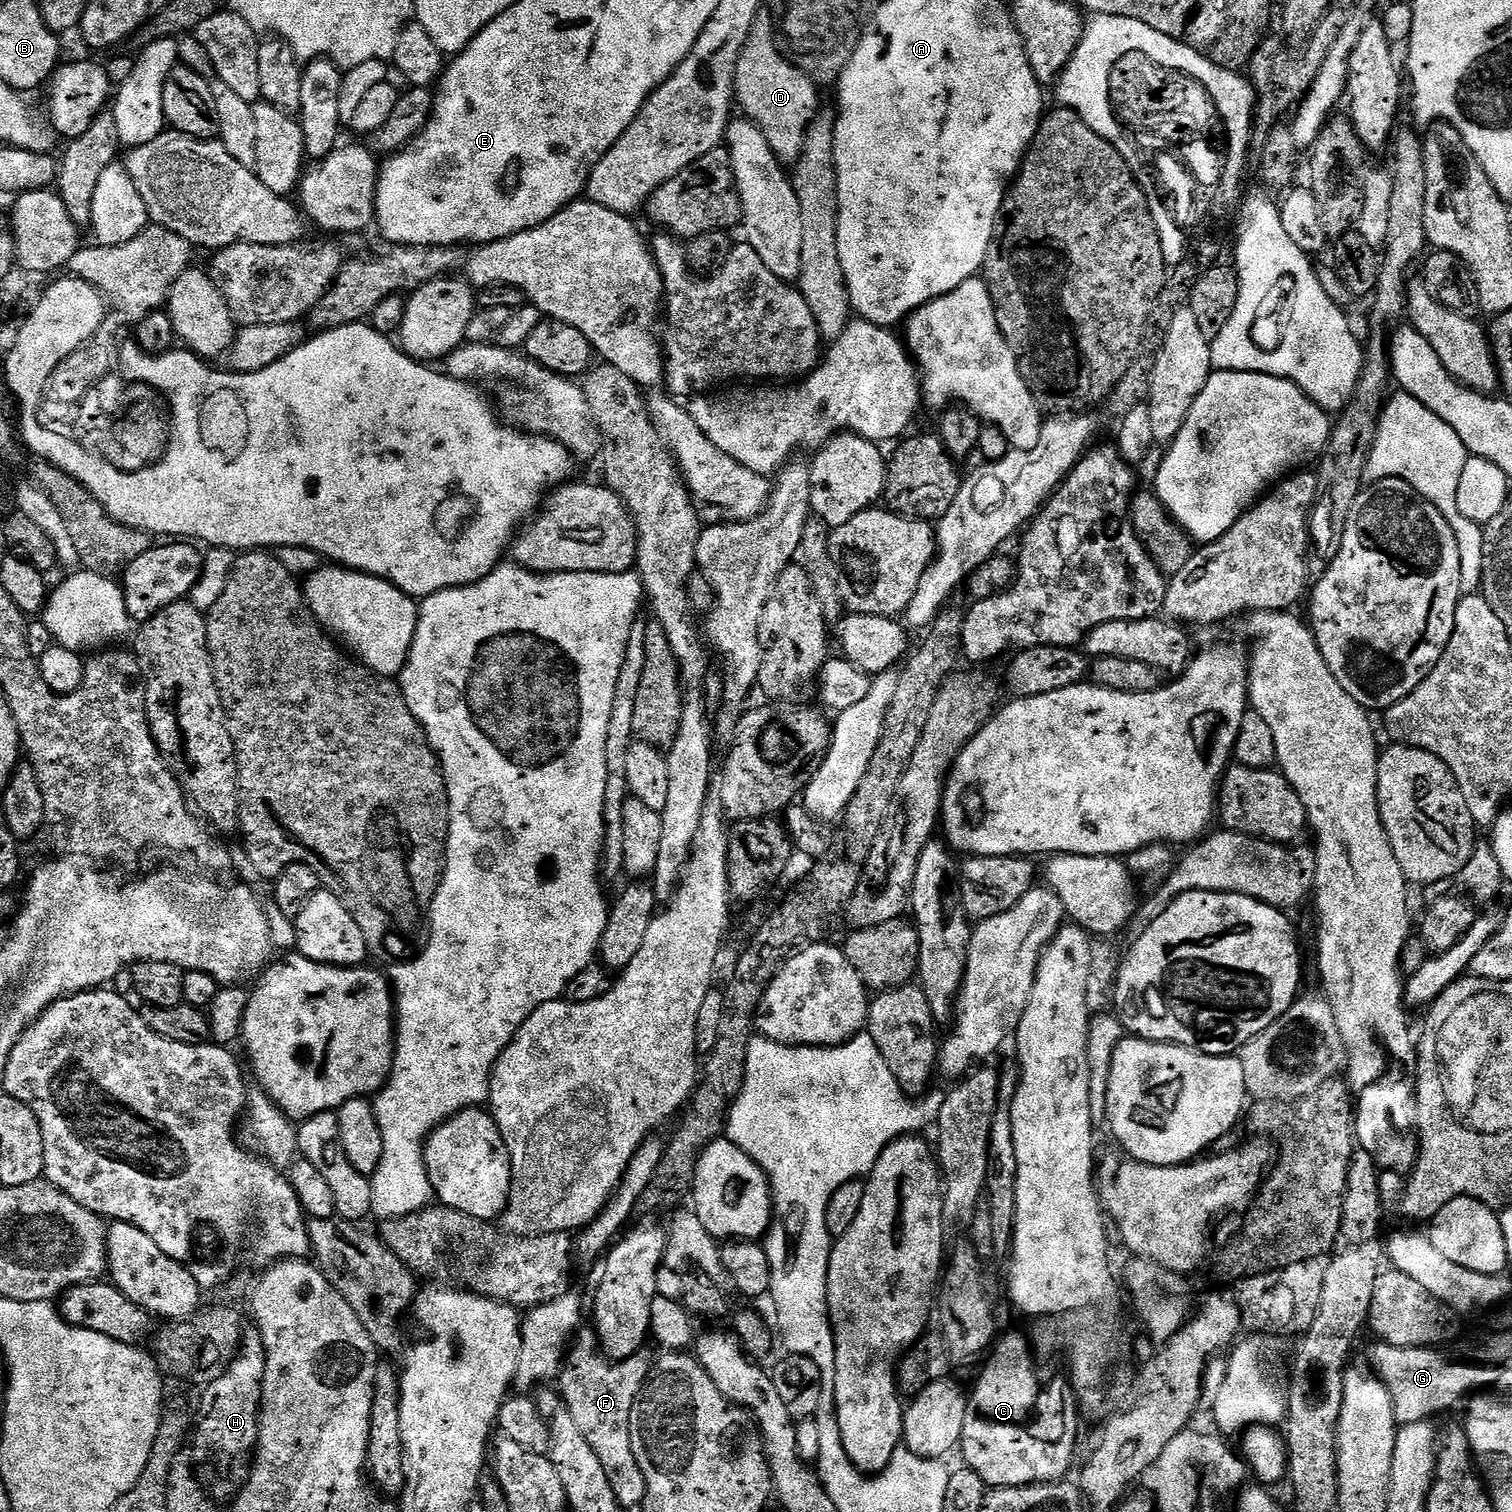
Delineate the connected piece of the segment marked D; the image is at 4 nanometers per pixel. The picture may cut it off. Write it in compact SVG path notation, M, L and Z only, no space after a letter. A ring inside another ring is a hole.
M767 14L757 16L756 25L752 27L736 63L734 100L739 111L741 108L744 111L741 113L758 126L762 138L770 142L770 150L777 160L795 162L800 157L806 130L821 107L816 91L816 81L797 68L782 51L774 35L773 17Z

